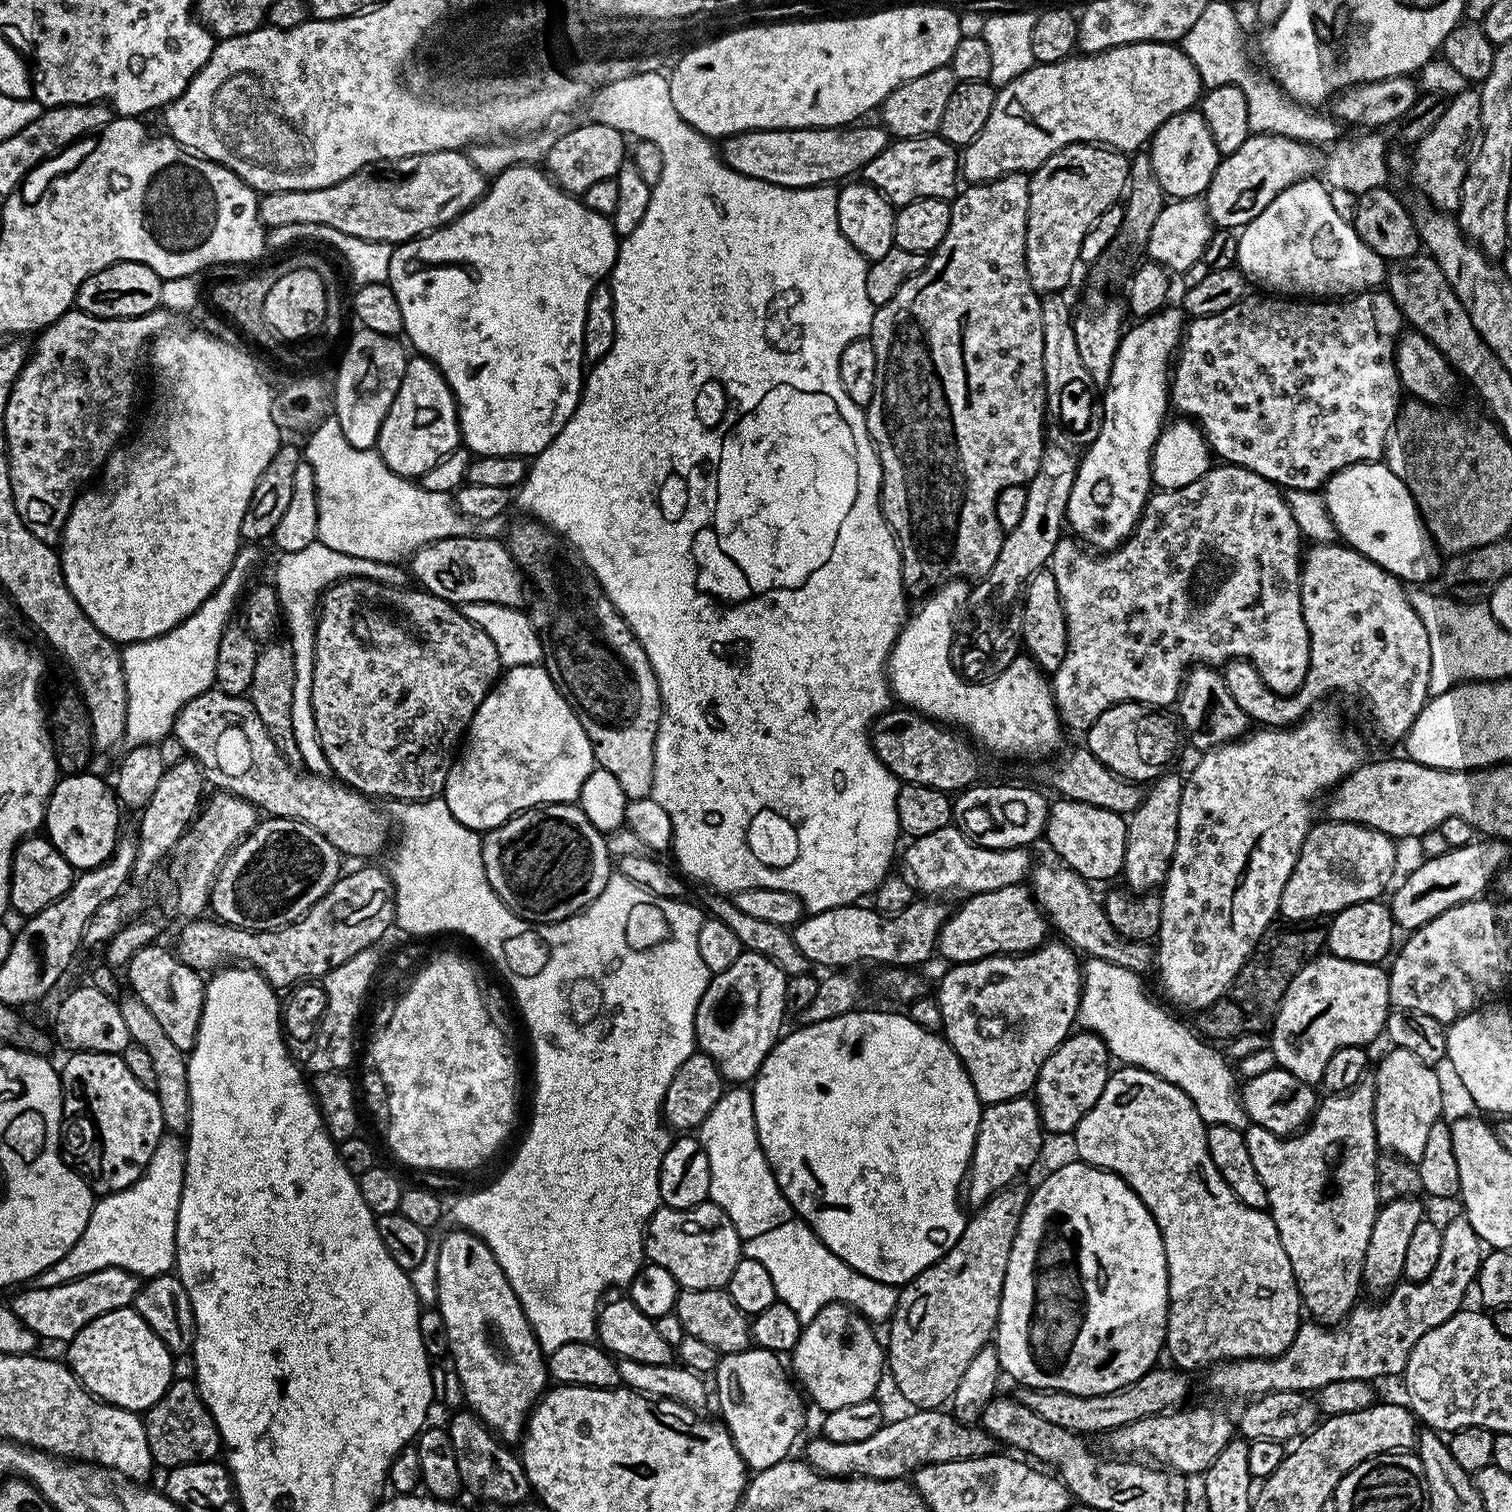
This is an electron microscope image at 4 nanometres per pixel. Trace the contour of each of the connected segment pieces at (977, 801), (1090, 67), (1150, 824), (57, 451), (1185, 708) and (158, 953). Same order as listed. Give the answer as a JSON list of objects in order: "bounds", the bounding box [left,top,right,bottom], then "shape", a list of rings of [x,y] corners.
[{"bounds":[952,782,1050,848],"shape":[[[977,782],[963,789],[952,800],[952,819],[973,844],[983,848],[1023,848],[1045,835],[1050,800],[1038,789],[984,783]]]},{"bounds":[962,40,1202,184],"shape":[[[1143,40],[1141,44],[1123,44],[1117,48],[1111,48],[1105,52],[1093,52],[1091,54],[1073,54],[1067,60],[1059,60],[1053,64],[1033,63],[1018,78],[1014,78],[1009,84],[1003,85],[996,93],[994,110],[990,110],[990,119],[986,126],[982,126],[982,134],[974,138],[962,152],[962,176],[968,184],[986,184],[989,180],[997,180],[1003,176],[1009,176],[1015,172],[1031,174],[1046,162],[1058,150],[1068,147],[1069,144],[1098,144],[1105,148],[1115,148],[1117,152],[1135,154],[1151,141],[1152,135],[1165,124],[1174,114],[1186,112],[1197,107],[1202,96],[1202,85],[1200,75],[1190,62],[1188,55],[1184,53],[1183,47],[1172,42],[1157,42],[1155,40]]]},{"bounds":[1122,775,1184,894],"shape":[[[1161,775],[1151,781],[1152,788],[1143,793],[1140,804],[1127,817],[1126,854],[1122,880],[1133,893],[1148,894],[1163,885],[1178,846],[1178,810],[1184,789],[1181,777]]]},{"bounds":[2,310,170,546],"shape":[[[69,310],[39,333],[38,339],[40,341],[37,342],[36,348],[34,344],[28,357],[28,363],[24,365],[12,387],[12,393],[6,406],[6,422],[2,426],[6,430],[10,486],[14,494],[14,506],[18,510],[18,518],[22,518],[26,530],[30,530],[30,534],[34,534],[34,538],[38,538],[42,542],[53,546],[61,543],[64,527],[76,497],[80,495],[82,489],[89,483],[87,480],[92,475],[95,477],[98,470],[103,469],[105,462],[108,461],[108,456],[129,435],[128,419],[132,416],[132,399],[136,396],[136,367],[140,364],[140,355],[143,352],[145,355],[146,346],[151,345],[157,336],[163,336],[165,332],[169,331],[170,324],[168,324],[168,319],[170,319],[169,313],[164,310],[157,310],[145,316],[118,318],[117,320],[107,320],[106,318],[91,316],[79,310]]]},{"bounds":[1179,666,1250,750],"shape":[[[1196,666],[1185,675],[1184,682],[1180,685],[1179,708],[1179,723],[1186,736],[1188,731],[1193,746],[1199,750],[1230,744],[1233,740],[1241,739],[1250,728],[1248,715],[1240,709],[1238,702],[1234,702],[1234,698],[1230,698],[1230,690],[1226,690],[1223,675],[1212,666]]]},{"bounds":[126,943,206,1054],"shape":[[[159,943],[148,944],[134,958],[130,958],[126,969],[128,984],[131,995],[142,998],[146,1002],[146,1007],[158,1018],[162,1030],[178,1050],[185,1054],[192,1051],[198,1026],[202,1018],[202,1006],[204,1005],[204,990],[206,980],[196,969],[186,966],[180,961],[179,956],[168,952],[164,948],[159,948]]]}]

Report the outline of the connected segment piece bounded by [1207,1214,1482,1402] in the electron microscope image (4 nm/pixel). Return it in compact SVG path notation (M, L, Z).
M1456 1214L1449 1224L1443 1225L1442 1254L1438 1258L1438 1266L1434 1266L1434 1274L1417 1284L1400 1282L1379 1301L1380 1305L1357 1303L1356 1307L1335 1326L1325 1326L1315 1322L1301 1323L1298 1334L1294 1334L1294 1342L1282 1354L1263 1360L1225 1360L1213 1367L1207 1373L1208 1384L1220 1396L1233 1396L1239 1402L1249 1398L1265 1396L1267 1392L1303 1392L1315 1393L1330 1382L1343 1380L1379 1381L1388 1375L1401 1375L1410 1358L1410 1350L1434 1326L1442 1326L1456 1312L1461 1311L1464 1295L1468 1287L1473 1287L1480 1274L1482 1259L1482 1241L1470 1226L1468 1219L1462 1214Z

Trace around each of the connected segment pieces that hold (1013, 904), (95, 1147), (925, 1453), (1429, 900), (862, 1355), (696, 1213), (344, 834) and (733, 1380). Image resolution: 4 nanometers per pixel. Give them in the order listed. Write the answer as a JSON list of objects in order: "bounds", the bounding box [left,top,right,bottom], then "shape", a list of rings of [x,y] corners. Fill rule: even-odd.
[{"bounds":[938,884,1046,965],"shape":[[[1024,884],[1014,886],[1002,886],[1002,890],[990,890],[978,892],[967,897],[968,900],[957,912],[953,911],[945,920],[938,941],[939,955],[948,959],[949,965],[969,964],[984,960],[987,956],[999,956],[1001,954],[1023,954],[1034,952],[1045,943],[1044,928],[1046,929],[1046,917],[1040,911],[1040,905],[1036,903],[1031,891]]]},{"bounds":[59,1052,166,1197],"shape":[[[72,1052],[69,1057],[59,1069],[63,1147],[97,1197],[126,1190],[142,1178],[158,1142],[166,1135],[162,1106],[158,1106],[155,1091],[142,1086],[126,1070],[123,1055]]]},{"bounds":[803,1408,997,1480],"shape":[[[925,1408],[909,1413],[901,1420],[889,1419],[878,1434],[870,1434],[870,1438],[862,1438],[862,1442],[830,1442],[823,1438],[812,1440],[804,1448],[803,1459],[823,1476],[869,1476],[875,1480],[899,1480],[915,1473],[924,1464],[969,1460],[972,1456],[991,1456],[997,1451],[997,1441],[983,1427],[960,1424],[947,1411]]]},{"bounds":[1390,838,1509,930],"shape":[[[1476,838],[1461,848],[1449,848],[1437,856],[1421,859],[1421,864],[1400,885],[1395,885],[1396,893],[1390,899],[1393,925],[1397,929],[1415,930],[1454,906],[1481,899],[1509,863],[1508,848],[1502,840]]]},{"bounds":[790,1304,886,1412],"shape":[[[830,1304],[818,1310],[814,1319],[805,1323],[800,1329],[800,1337],[790,1354],[791,1371],[796,1371],[795,1379],[799,1387],[806,1393],[807,1399],[820,1407],[824,1412],[842,1410],[842,1406],[854,1406],[854,1402],[866,1402],[877,1395],[876,1387],[880,1379],[886,1376],[886,1348],[876,1337],[873,1325],[865,1316],[861,1316],[855,1308],[847,1304]]]},{"bounds":[644,1202,742,1290],"shape":[[[705,1202],[693,1208],[659,1207],[644,1233],[644,1255],[674,1274],[684,1290],[727,1289],[734,1266],[742,1259],[742,1239],[734,1223],[718,1205]]]},{"bounds":[174,690,390,857],"shape":[[[209,690],[198,694],[176,715],[174,734],[182,742],[185,753],[199,764],[204,771],[204,779],[213,789],[230,792],[255,804],[257,809],[264,808],[269,817],[281,816],[287,820],[303,820],[318,834],[322,834],[345,857],[376,856],[388,840],[390,820],[375,808],[373,801],[355,788],[337,782],[324,774],[309,774],[307,771],[295,772],[293,765],[280,753],[278,746],[270,738],[258,710],[254,710],[251,699],[244,696],[231,696],[219,690]]]},{"bounds":[714,1346,806,1471],"shape":[[[749,1346],[742,1351],[723,1353],[714,1373],[714,1398],[722,1412],[721,1421],[731,1434],[735,1448],[745,1465],[753,1471],[769,1469],[791,1455],[792,1444],[797,1440],[806,1424],[806,1405],[803,1395],[790,1379],[787,1367],[777,1353],[765,1348]]]}]

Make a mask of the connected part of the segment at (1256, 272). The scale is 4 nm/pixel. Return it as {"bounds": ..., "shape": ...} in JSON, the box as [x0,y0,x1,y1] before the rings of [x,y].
{"bounds":[1236,178,1386,298],"shape":[[[1320,178],[1299,180],[1282,190],[1258,218],[1239,229],[1236,264],[1253,285],[1261,284],[1264,287],[1261,289],[1284,298],[1347,298],[1358,292],[1379,289],[1385,283],[1386,261],[1362,242],[1353,225],[1342,222],[1330,203],[1328,189]]]}

